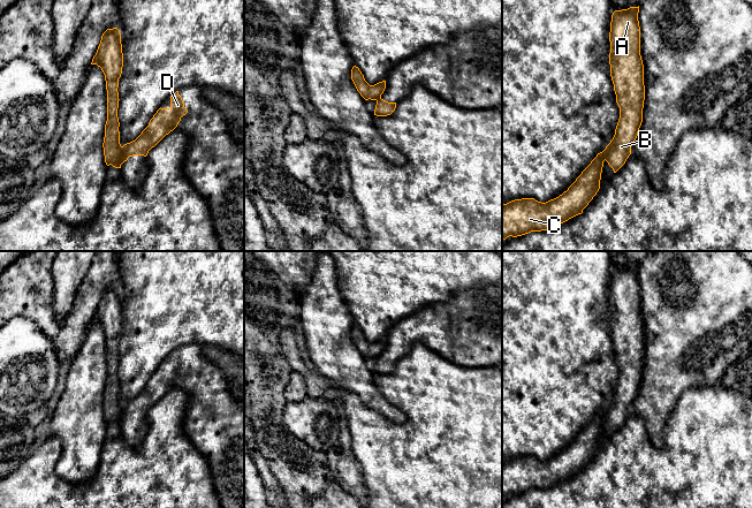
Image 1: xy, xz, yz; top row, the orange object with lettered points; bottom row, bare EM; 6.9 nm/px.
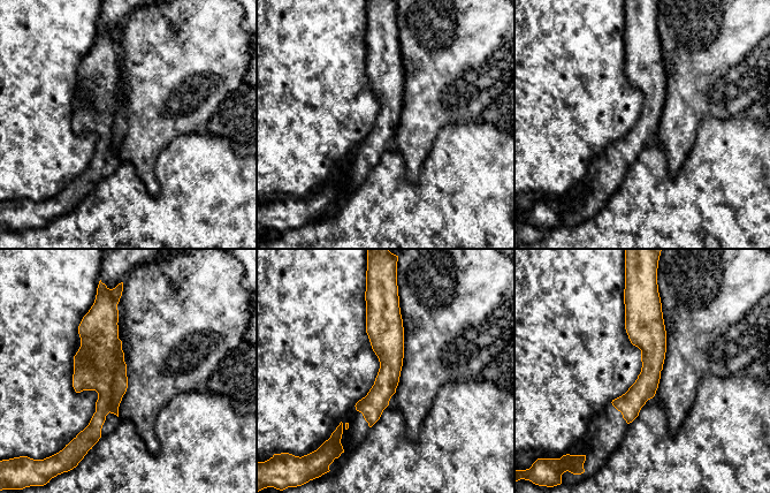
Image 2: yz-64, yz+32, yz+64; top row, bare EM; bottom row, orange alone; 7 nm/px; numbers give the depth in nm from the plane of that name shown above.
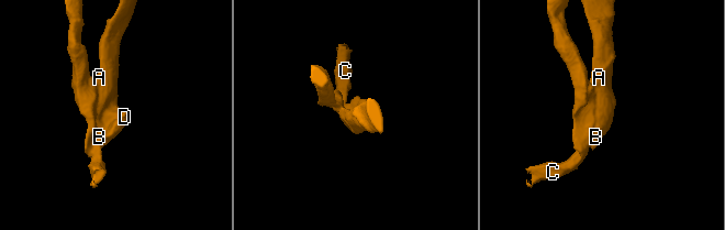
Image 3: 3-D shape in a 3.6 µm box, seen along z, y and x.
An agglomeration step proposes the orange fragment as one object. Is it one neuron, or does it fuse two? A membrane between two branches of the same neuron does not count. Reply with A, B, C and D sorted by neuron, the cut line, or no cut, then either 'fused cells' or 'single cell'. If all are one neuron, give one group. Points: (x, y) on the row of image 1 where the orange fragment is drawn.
A B D / C; cut in xy along (120, 146), (120, 160), (122, 162); fused cells

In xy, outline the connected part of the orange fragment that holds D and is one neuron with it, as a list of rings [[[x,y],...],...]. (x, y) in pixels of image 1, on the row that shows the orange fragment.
[[[176,91],[170,96],[170,107],[160,107],[142,134],[135,141],[121,146],[120,156],[122,164],[132,156],[146,157],[152,147],[177,127],[181,117],[187,113],[188,109],[184,107],[178,91]]]

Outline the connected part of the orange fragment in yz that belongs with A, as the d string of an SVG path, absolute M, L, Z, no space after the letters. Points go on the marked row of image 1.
M639 6L615 10L610 22L609 41L614 55L610 76L620 119L615 135L602 153L614 173L631 154L631 146L643 122L645 85L638 13Z

